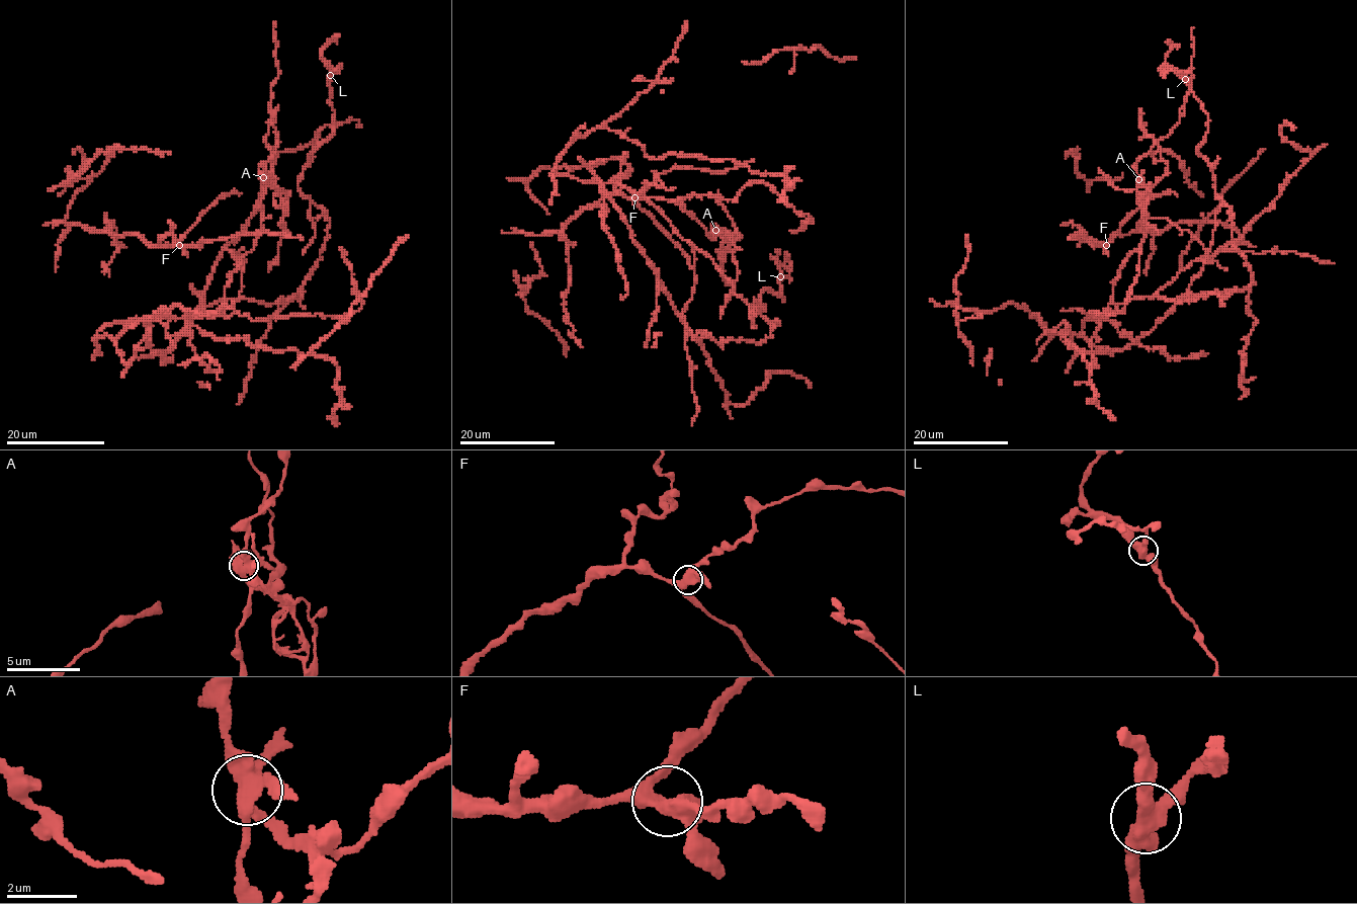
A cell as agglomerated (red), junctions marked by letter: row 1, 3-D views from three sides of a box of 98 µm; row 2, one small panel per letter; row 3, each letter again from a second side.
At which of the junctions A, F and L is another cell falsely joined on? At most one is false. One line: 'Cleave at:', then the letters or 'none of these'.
Cleave at: A

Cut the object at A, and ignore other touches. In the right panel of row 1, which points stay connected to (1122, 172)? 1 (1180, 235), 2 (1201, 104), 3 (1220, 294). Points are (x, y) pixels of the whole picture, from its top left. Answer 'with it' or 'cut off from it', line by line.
1: cut off from it
2: with it
3: with it

